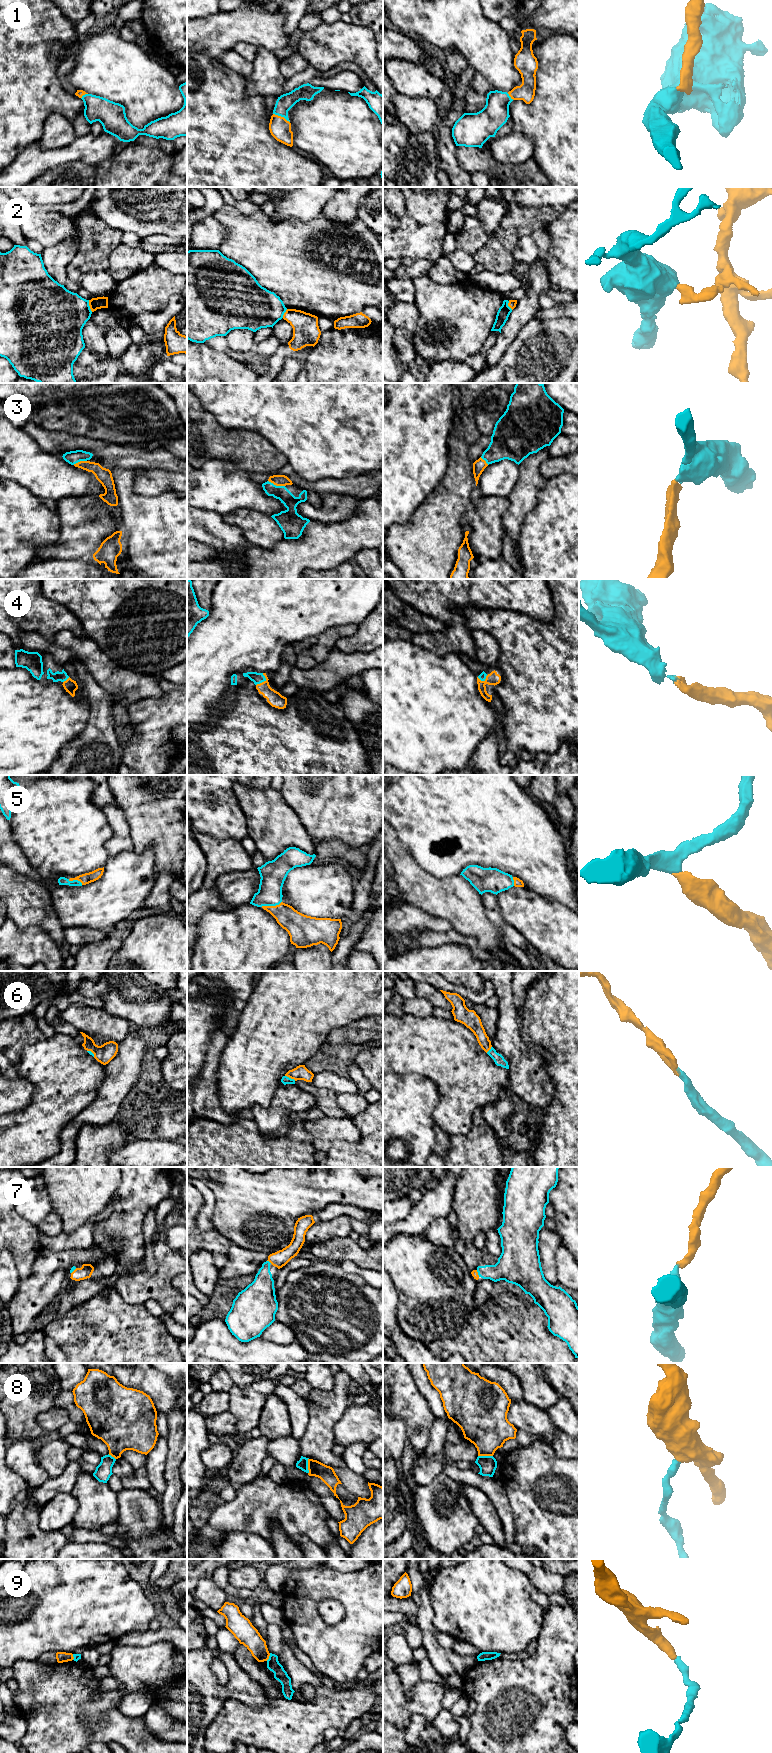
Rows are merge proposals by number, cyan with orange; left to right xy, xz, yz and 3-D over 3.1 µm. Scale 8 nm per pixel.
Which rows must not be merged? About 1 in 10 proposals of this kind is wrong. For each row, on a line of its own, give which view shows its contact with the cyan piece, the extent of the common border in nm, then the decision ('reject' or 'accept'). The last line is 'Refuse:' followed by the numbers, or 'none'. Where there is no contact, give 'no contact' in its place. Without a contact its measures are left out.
1: contact in xz; length 150 nm; accept
2: contact in xy; length 100 nm; reject
3: contact in xz; length 140 nm; accept
4: contact in xz; length 120 nm; accept
5: contact in xz; length 170 nm; accept
6: contact in xz; length 100 nm; accept
7: contact in xz; length 50 nm; accept
8: contact in xz; length 130 nm; reject
9: contact in xz; length 70 nm; reject
Refuse: 2, 8, 9

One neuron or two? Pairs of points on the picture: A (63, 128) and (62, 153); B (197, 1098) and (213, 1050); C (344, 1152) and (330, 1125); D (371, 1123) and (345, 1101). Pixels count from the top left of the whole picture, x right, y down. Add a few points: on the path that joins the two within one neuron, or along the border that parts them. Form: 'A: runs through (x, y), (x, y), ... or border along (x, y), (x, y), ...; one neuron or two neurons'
A: border along (76, 137), (54, 148), (39, 144); two neurons
B: runs through (205, 1086), (212, 1062); one neuron
C: border along (361, 1134), (356, 1141), (331, 1142); two neurons
D: border along (369, 1104), (352, 1118); two neurons

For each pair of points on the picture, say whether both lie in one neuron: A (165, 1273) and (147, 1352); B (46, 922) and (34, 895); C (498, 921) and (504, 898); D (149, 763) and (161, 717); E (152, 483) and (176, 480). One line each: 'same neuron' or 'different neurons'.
A: different neurons
B: same neuron
C: different neurons
D: same neuron
E: same neuron

